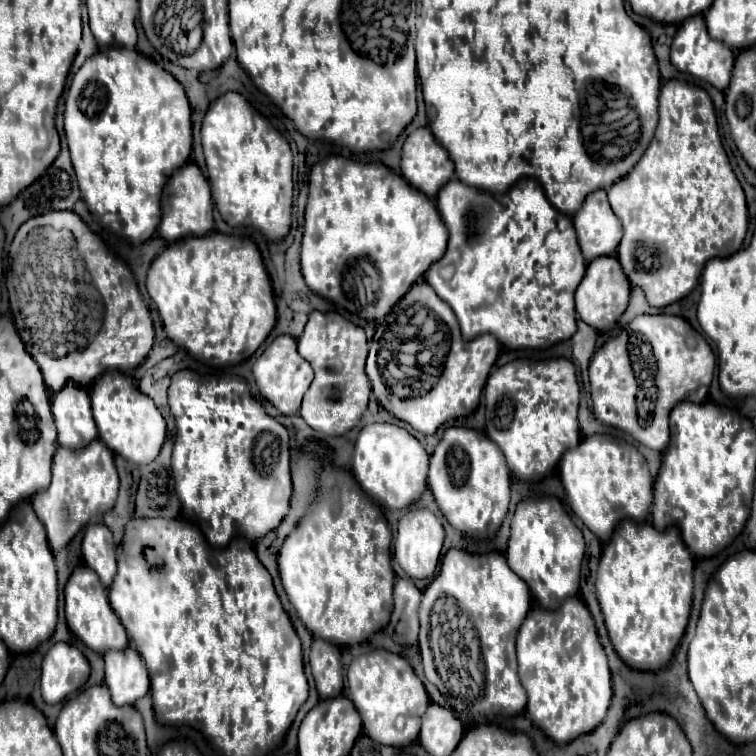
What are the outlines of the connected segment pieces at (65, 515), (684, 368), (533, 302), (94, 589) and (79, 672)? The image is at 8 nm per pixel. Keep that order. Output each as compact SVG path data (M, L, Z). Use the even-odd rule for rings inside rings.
M94 440L84 450L72 452L58 448L52 462L52 484L32 498L32 508L46 526L52 550L64 548L94 516L110 512L118 498L118 474L114 468L114 454L100 440Z
M658 314L658 316L636 316L626 330L622 330L616 338L610 338L590 362L590 396L592 396L592 412L594 416L612 428L618 428L630 434L642 446L664 452L670 442L668 430L668 414L678 402L694 402L702 404L708 398L708 388L714 376L716 356L708 342L684 320L678 316ZM632 356L636 356L636 364L632 364ZM642 370L654 372L654 386L658 390L656 404L652 414L640 422L638 418L638 378L642 378Z
M534 178L510 188L510 200L450 180L436 200L450 232L446 254L434 262L424 280L454 310L462 338L492 334L508 350L550 348L576 332L574 292L586 262L578 252L574 224L554 212Z
M78 566L72 572L72 576L70 576L70 580L64 588L64 596L66 596L66 622L68 622L68 628L90 650L94 650L98 654L104 654L108 650L124 650L128 646L126 630L122 628L122 622L118 620L118 616L110 608L108 594L102 588L98 576L94 576L94 572L90 572L90 568Z
M56 642L42 662L42 698L46 704L58 704L86 684L90 664L84 654L66 642Z

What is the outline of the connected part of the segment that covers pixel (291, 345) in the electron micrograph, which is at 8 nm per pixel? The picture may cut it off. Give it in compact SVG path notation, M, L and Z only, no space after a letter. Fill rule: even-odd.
M278 336L256 360L252 372L254 372L254 380L256 380L256 386L262 394L262 398L266 398L270 404L274 404L276 410L284 416L298 414L302 396L306 394L308 386L314 380L314 370L310 368L310 364L306 364L306 360L302 360L298 356L296 340L292 336Z

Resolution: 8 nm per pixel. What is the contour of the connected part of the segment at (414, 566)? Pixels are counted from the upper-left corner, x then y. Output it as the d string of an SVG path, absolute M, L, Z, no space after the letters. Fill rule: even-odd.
M410 508L398 522L398 534L394 540L394 560L408 574L408 578L430 578L438 566L442 542L444 528L438 518L426 508Z

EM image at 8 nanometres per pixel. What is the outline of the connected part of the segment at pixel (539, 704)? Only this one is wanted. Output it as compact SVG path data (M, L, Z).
M566 600L558 612L532 608L518 632L516 652L518 676L528 692L526 714L548 738L568 744L602 724L612 698L612 680L594 620L582 600Z

